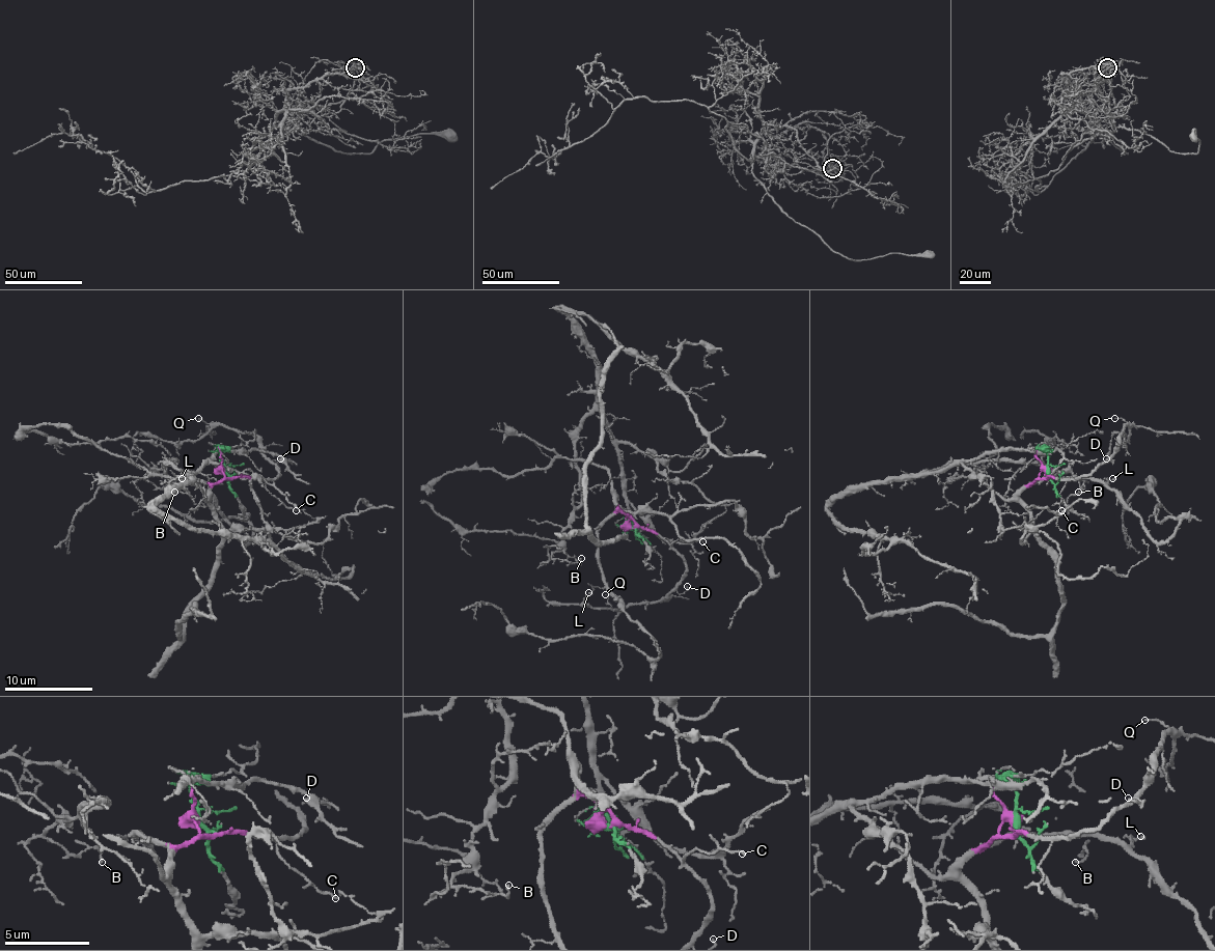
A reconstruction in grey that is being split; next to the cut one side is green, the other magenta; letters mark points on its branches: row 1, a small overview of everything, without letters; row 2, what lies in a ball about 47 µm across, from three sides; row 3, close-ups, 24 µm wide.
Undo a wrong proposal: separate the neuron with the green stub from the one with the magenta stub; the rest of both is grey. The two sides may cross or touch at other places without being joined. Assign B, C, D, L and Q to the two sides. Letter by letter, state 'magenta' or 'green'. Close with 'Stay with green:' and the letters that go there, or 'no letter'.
B: green
C: magenta
D: magenta
L: magenta
Q: magenta
Stay with green: B

